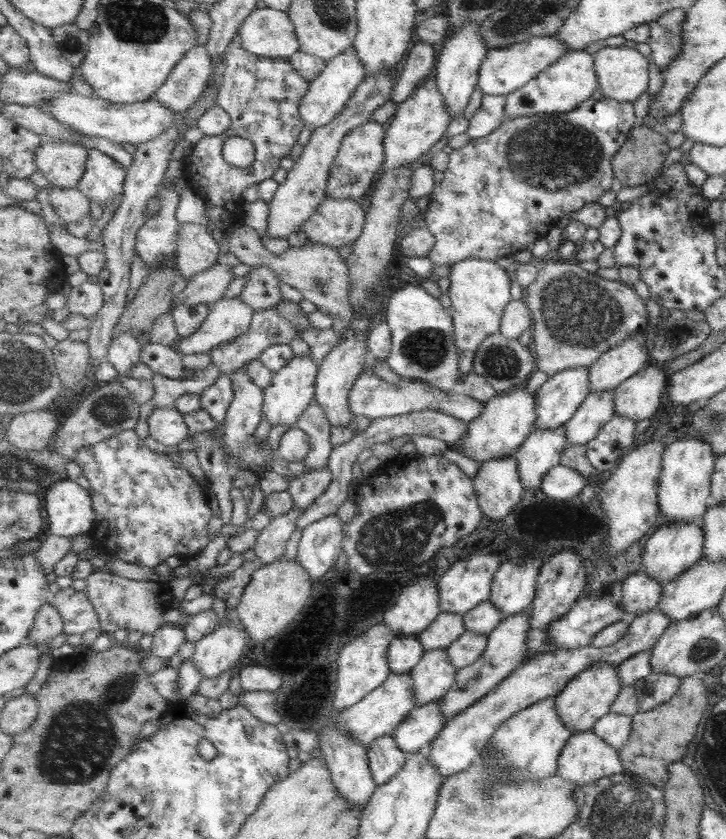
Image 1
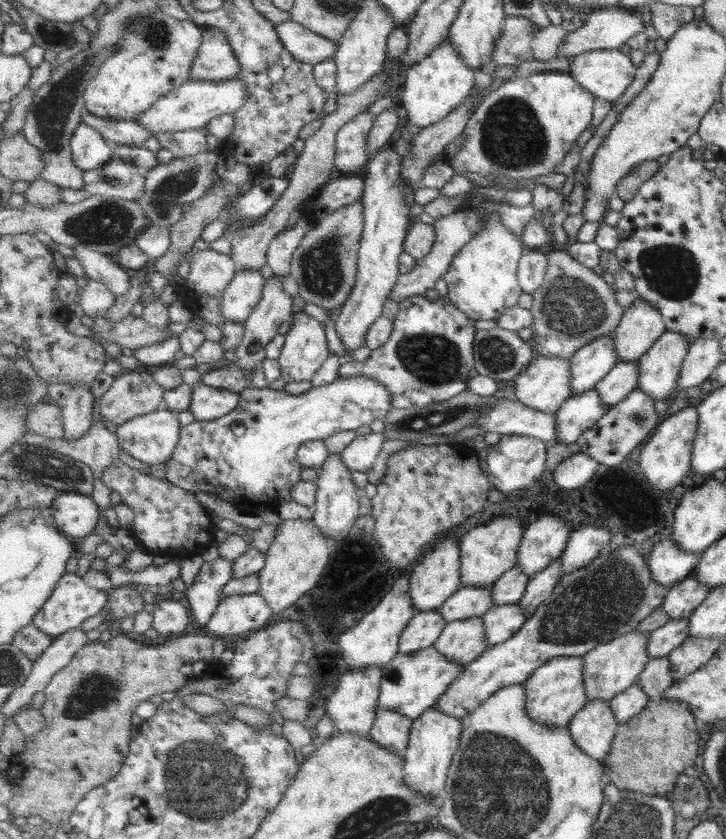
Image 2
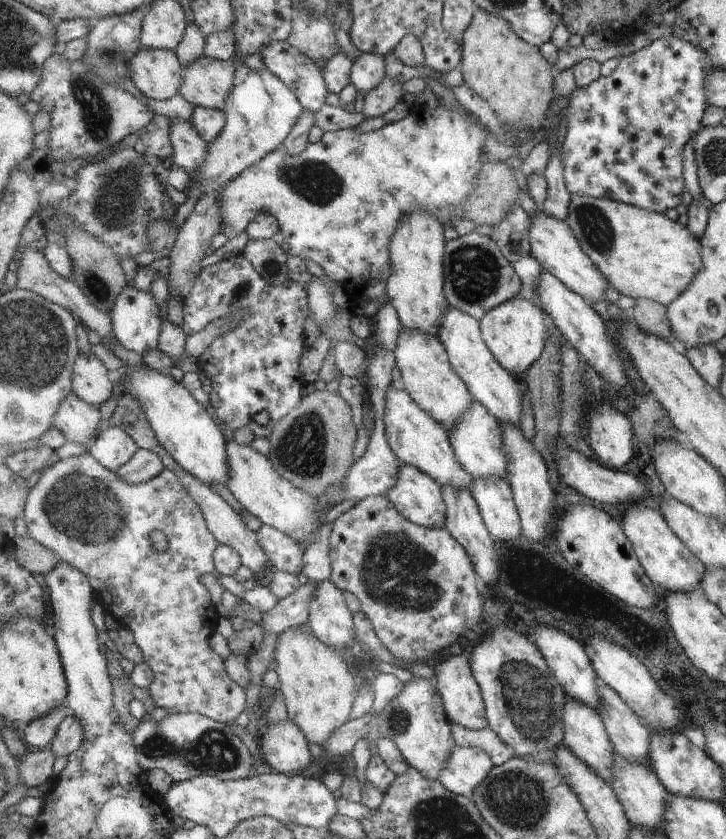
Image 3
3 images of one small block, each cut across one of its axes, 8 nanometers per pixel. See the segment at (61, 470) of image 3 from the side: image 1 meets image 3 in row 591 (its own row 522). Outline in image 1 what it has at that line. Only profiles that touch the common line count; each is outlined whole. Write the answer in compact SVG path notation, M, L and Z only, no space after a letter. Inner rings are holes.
M127 430L94 446L83 448L76 454L75 462L90 482L93 508L96 510L95 526L89 536L93 545L105 554L141 567L154 568L165 563L169 556L175 555L184 560L194 558L209 544L207 524L213 516L213 510L209 508L210 492L201 489L201 485L185 468L171 460L169 453L156 454L135 430Z

